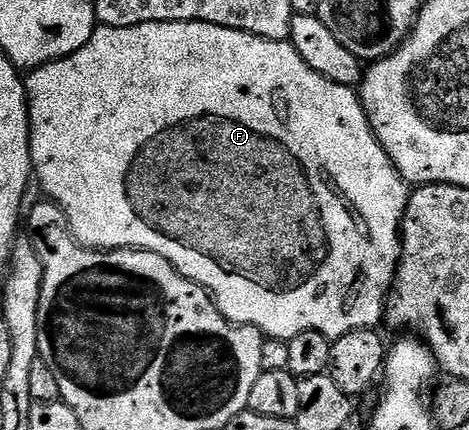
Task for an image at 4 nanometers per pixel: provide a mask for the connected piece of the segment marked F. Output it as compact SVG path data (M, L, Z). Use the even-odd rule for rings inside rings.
M143 23L133 27L100 25L90 37L90 41L82 45L82 49L61 59L55 59L53 63L31 68L26 75L26 90L28 93L28 124L30 125L30 157L35 182L37 184L40 182L41 189L48 194L45 196L64 210L64 216L68 218L68 229L76 236L78 243L84 244L85 247L95 247L105 251L135 249L158 253L158 257L170 261L175 271L180 271L187 279L193 279L195 283L200 284L212 296L217 309L229 321L257 327L265 337L270 339L287 341L298 337L298 333L317 331L325 335L327 339L335 341L351 331L376 329L381 326L384 317L384 300L388 298L388 288L391 287L392 279L396 276L396 265L400 257L400 222L404 220L410 187L401 179L386 149L382 149L382 145L376 139L376 134L372 132L364 106L360 103L359 94L351 87L332 83L326 77L314 73L314 69L310 69L310 65L306 65L306 61L298 57L291 42L263 39L261 35L251 35L245 31L235 31L229 27L209 23Z

